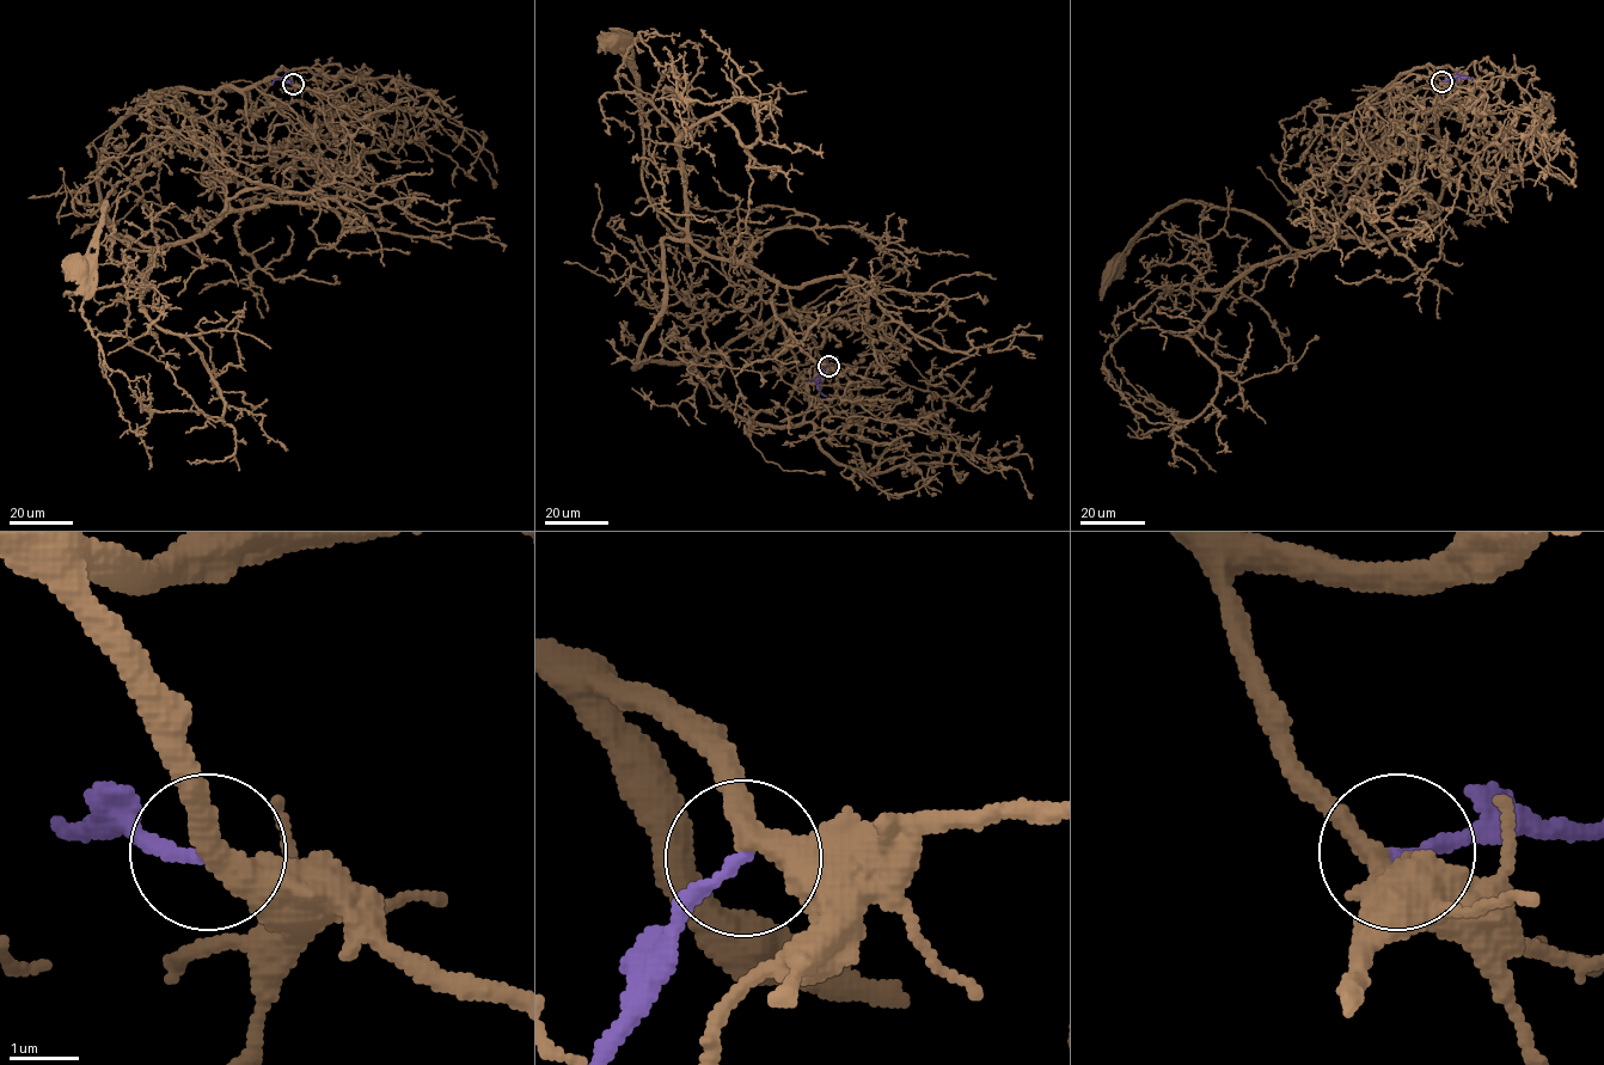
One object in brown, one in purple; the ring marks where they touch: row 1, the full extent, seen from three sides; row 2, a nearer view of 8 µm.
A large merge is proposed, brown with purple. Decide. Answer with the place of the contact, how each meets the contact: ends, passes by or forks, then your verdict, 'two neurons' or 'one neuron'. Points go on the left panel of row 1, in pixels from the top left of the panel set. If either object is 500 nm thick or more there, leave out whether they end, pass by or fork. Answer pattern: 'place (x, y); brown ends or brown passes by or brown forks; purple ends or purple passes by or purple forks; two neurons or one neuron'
place (293, 84); brown passes by; purple ends; one neuron

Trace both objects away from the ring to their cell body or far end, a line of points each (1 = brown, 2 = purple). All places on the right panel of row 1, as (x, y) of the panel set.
1: (1442, 81), (1387, 87), (1418, 150), (1384, 219), (1352, 202), (1295, 250), (1181, 201), (1114, 269)
2: (1442, 81), (1456, 77), (1473, 79)

